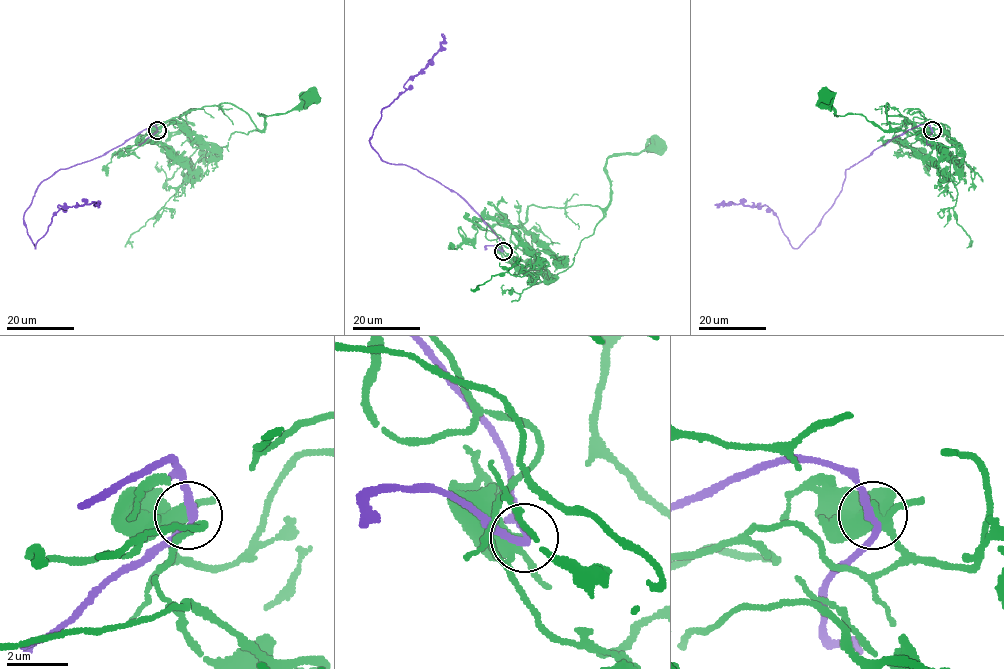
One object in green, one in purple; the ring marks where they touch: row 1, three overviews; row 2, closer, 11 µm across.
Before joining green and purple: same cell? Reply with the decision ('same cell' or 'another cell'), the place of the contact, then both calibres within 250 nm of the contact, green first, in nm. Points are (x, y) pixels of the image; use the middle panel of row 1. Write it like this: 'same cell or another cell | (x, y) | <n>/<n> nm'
another cell | (503, 251) | 340/260 nm

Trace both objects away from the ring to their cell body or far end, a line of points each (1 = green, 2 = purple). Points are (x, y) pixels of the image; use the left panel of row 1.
1: (156, 130), (184, 113), (230, 103), (260, 130), (260, 114), (283, 114), (312, 94)
2: (156, 130), (152, 125), (108, 152), (58, 169), (37, 189), (24, 225), (35, 248), (58, 206), (95, 205)

